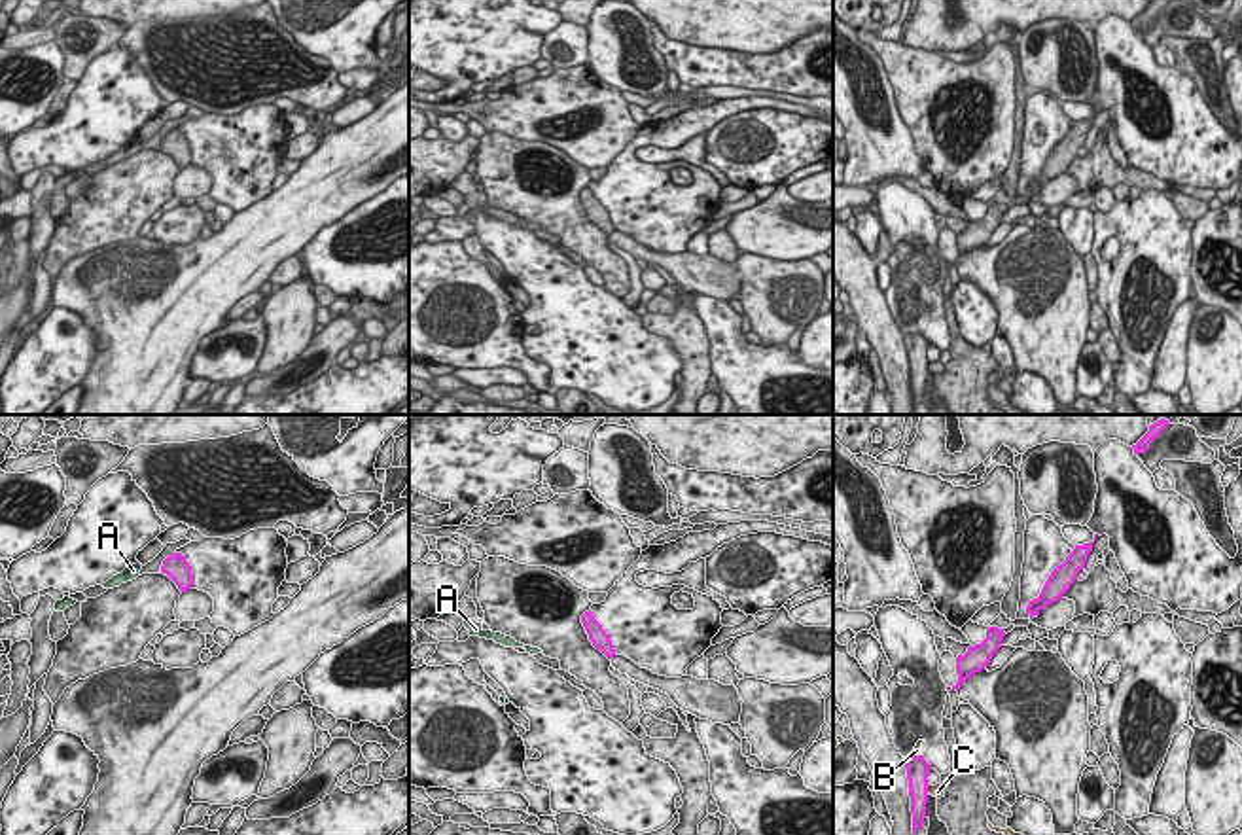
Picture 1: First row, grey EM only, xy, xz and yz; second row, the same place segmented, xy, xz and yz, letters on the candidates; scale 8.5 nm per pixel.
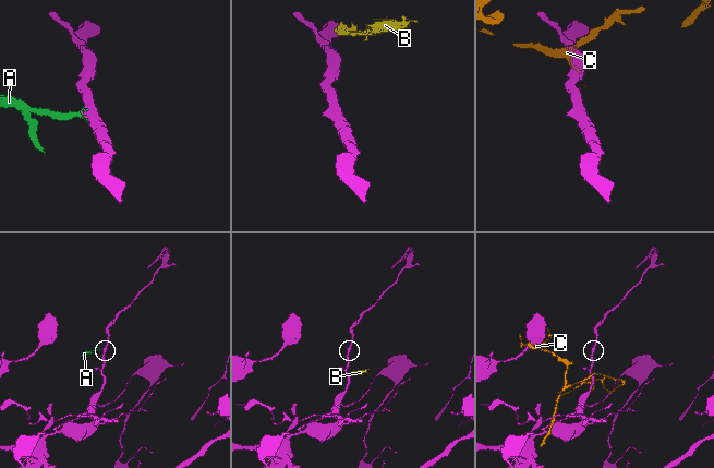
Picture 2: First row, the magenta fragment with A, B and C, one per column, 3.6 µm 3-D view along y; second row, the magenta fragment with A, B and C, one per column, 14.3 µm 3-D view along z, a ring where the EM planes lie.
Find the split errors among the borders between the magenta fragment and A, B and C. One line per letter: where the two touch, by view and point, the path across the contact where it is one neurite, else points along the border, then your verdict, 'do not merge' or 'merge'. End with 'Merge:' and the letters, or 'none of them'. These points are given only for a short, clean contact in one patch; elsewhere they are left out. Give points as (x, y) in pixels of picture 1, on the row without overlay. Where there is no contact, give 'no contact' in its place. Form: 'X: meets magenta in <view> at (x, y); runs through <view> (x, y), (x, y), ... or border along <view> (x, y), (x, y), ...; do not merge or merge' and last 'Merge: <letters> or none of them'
A: meets magenta in xy at (163, 148); runs through xy (175, 142), (163, 148), (159, 146); merge
B: meets magenta in yz at (915, 332); border along yz (909, 330), (921, 332); do not merge
C: meets magenta in yz at (926, 366); border along yz (930, 362), (926, 368); do not merge
Merge: A

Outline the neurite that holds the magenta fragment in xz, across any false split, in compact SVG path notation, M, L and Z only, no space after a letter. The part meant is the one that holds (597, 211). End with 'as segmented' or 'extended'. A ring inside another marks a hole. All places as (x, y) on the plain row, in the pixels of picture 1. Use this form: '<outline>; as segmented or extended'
M585 187L581 191L581 199L589 210L589 216L596 225L600 225L608 235L615 231L613 220L610 216L610 210L602 204L602 201L594 195L593 187Z; as segmented

